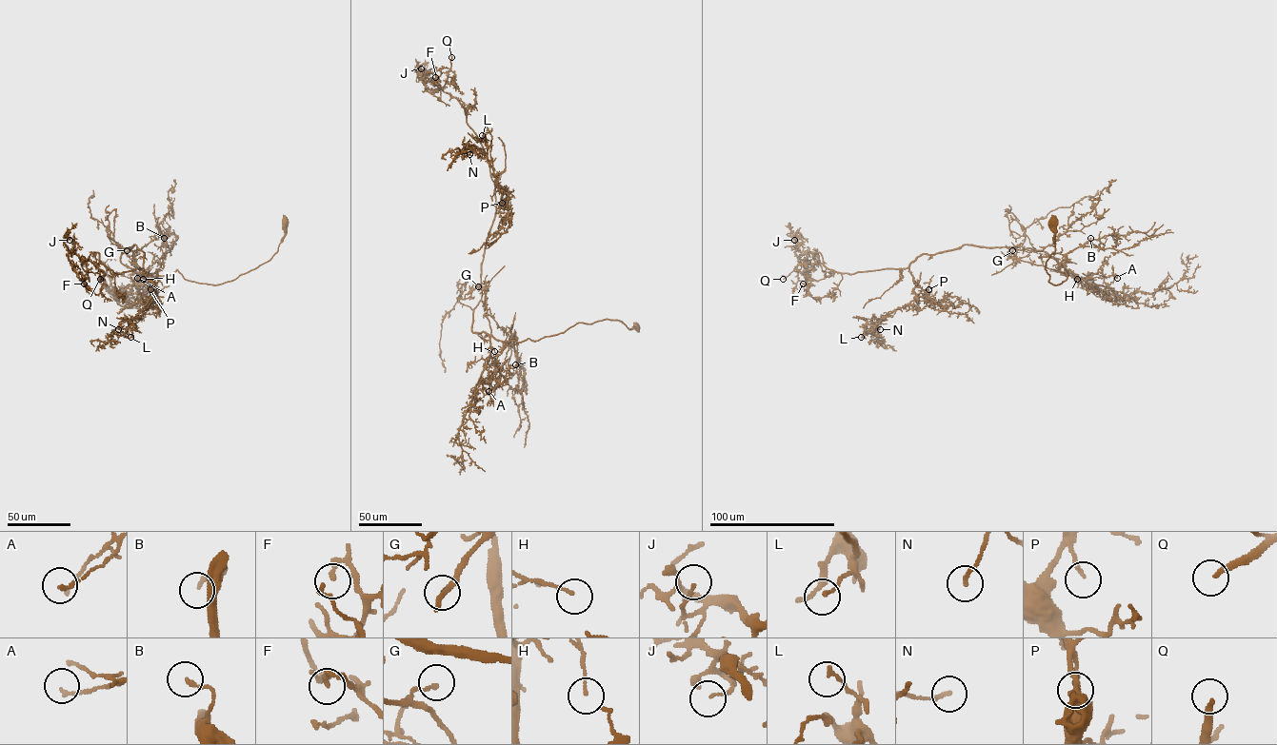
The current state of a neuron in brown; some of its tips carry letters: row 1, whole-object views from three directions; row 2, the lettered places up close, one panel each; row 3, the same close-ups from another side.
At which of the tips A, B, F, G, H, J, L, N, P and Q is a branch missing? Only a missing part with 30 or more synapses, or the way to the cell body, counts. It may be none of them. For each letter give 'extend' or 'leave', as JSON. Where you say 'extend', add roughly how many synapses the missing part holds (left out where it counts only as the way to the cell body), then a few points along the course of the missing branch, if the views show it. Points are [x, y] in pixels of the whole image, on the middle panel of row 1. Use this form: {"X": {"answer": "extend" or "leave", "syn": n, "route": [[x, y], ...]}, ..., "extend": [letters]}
{"A": {"answer": "leave"}, "B": {"answer": "leave"}, "F": {"answer": "leave"}, "G": {"answer": "leave"}, "H": {"answer": "leave"}, "J": {"answer": "leave"}, "L": {"answer": "leave"}, "N": {"answer": "leave"}, "P": {"answer": "leave"}, "Q": {"answer": "extend", "syn": 190, "route": [[451, 57], [453, 53], [459, 54], [460, 67], [466, 74], [465, 81]]}, "extend": ["Q"]}

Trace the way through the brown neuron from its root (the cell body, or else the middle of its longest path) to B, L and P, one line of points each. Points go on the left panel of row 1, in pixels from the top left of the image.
B: (286, 221), (285, 236), (269, 260), (216, 284), (188, 281), (177, 269), (152, 276), (165, 253), (164, 238)
L: (286, 221), (269, 260), (216, 284), (142, 275), (124, 249), (145, 253), (153, 287), (130, 337)
P: (286, 221), (269, 260), (216, 284), (177, 269), (142, 275), (120, 261), (124, 249), (145, 253), (150, 289)

